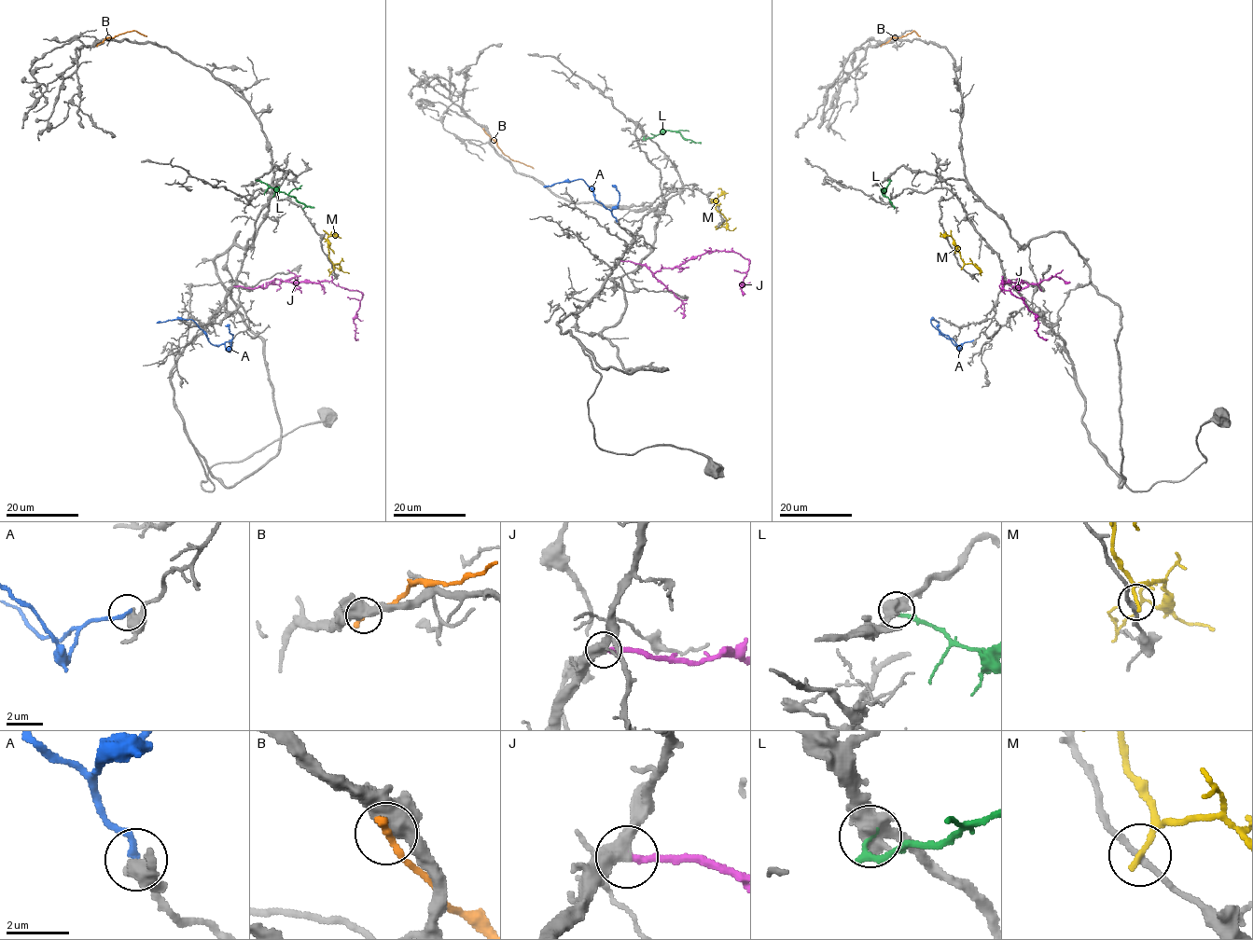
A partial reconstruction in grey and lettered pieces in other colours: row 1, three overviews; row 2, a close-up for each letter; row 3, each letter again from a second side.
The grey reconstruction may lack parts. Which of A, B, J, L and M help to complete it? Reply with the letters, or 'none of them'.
J

